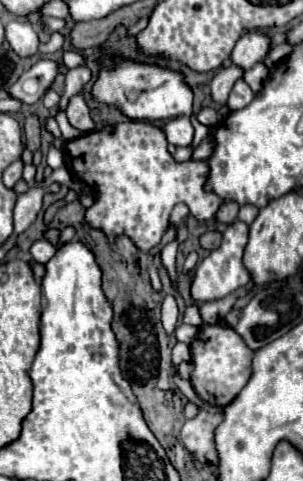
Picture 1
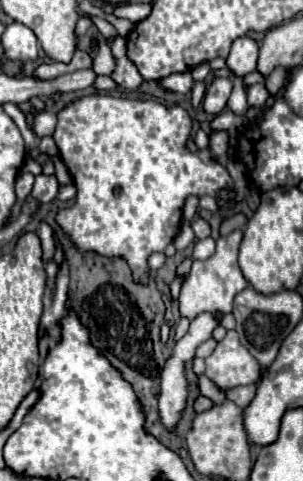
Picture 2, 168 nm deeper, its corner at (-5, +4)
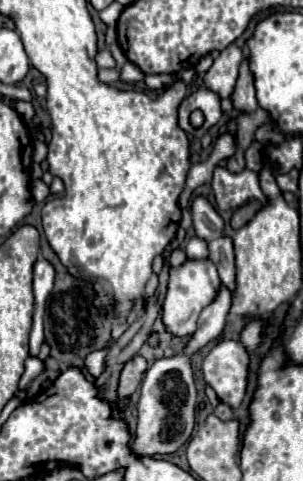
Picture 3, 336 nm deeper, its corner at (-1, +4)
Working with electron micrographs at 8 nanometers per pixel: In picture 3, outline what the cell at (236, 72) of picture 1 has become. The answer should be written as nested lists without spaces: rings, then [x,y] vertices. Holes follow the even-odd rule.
[[[200,87],[198,91],[190,93],[178,107],[178,127],[184,129],[188,135],[192,135],[196,139],[200,139],[204,133],[208,133],[208,129],[214,127],[220,121],[220,117],[222,117],[220,97],[214,91],[206,89],[206,87]],[[194,109],[200,109],[204,113],[204,117],[206,117],[206,123],[204,123],[202,129],[194,129],[190,125],[190,121],[188,121],[190,113]]]

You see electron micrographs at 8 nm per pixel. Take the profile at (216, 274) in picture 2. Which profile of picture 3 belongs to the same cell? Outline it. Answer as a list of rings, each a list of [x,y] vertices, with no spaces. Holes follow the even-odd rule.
[[[188,259],[178,267],[170,269],[170,281],[168,281],[168,293],[162,305],[162,323],[166,331],[174,337],[190,337],[196,331],[196,321],[200,311],[210,305],[218,293],[220,277],[216,271],[216,265],[210,259]]]

